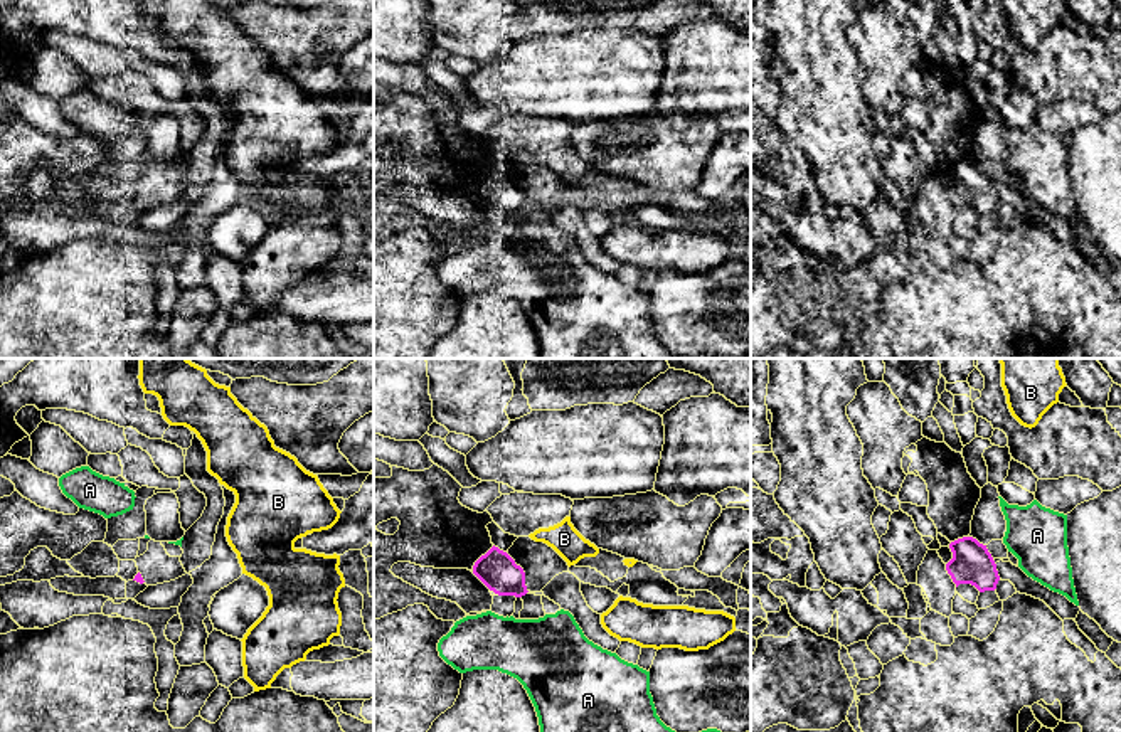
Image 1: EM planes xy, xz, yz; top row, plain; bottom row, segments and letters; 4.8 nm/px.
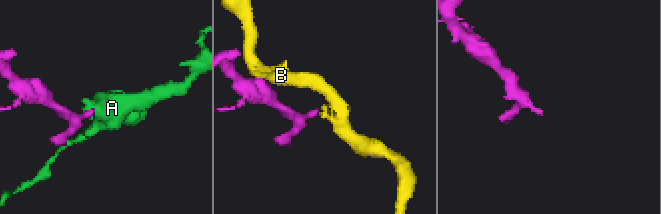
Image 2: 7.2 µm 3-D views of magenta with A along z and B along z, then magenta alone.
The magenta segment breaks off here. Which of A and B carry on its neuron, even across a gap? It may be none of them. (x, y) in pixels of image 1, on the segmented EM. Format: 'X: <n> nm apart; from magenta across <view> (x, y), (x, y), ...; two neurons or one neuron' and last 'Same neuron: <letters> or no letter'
A: 90 nm apart; from magenta across yz (990, 554), (1004, 542); one neuron
B: 140 nm apart; from magenta across xz (509, 556), (529, 535); two neurons
Same neuron: A

